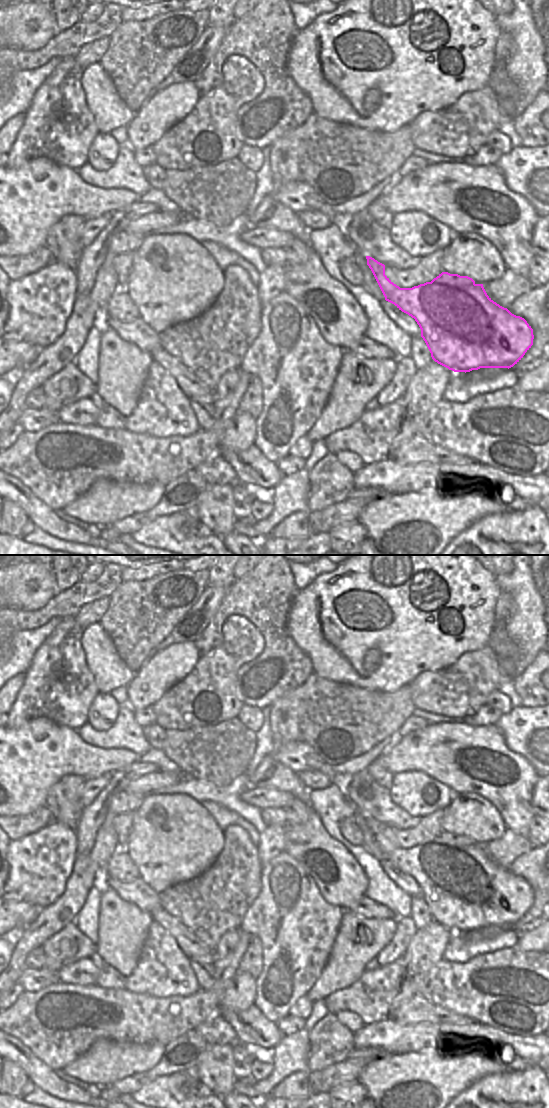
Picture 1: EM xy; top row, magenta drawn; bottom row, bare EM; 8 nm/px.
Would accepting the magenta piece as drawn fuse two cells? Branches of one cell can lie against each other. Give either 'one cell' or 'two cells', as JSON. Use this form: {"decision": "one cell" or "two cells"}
{"decision": "two cells"}

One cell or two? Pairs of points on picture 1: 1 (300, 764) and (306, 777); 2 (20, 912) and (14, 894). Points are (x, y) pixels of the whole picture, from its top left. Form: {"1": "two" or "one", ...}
{"1": "two", "2": "two"}

